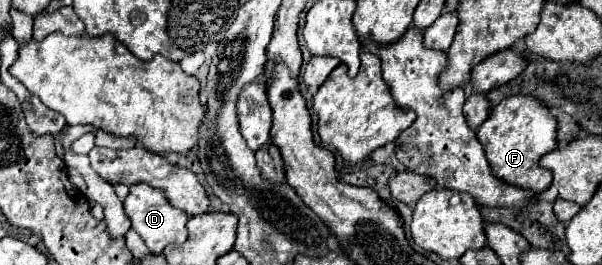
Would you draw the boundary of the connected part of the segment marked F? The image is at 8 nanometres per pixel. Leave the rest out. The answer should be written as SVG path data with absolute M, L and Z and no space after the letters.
M514 95L496 105L490 117L478 129L478 141L484 145L492 173L508 185L542 193L552 183L552 173L538 165L538 159L556 147L556 119L534 97Z

